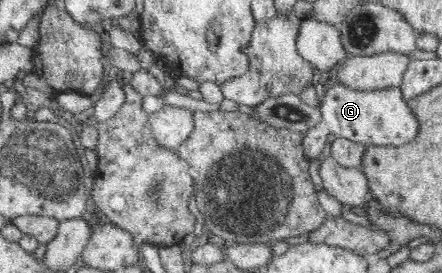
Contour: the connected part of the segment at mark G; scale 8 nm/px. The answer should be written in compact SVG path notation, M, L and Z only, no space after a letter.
M333 84L319 99L321 122L336 137L367 146L399 146L415 139L419 122L413 116L407 101L403 99L401 88L383 90L356 90L345 84Z

